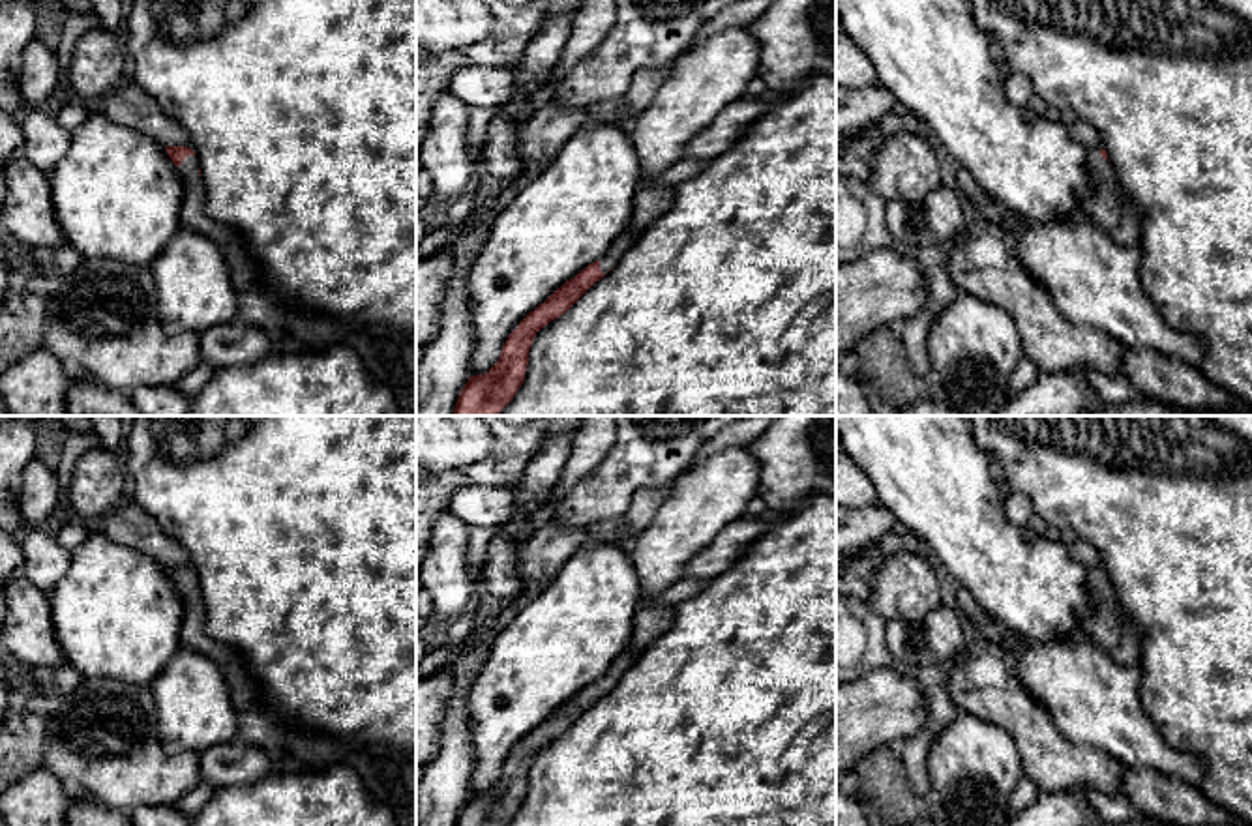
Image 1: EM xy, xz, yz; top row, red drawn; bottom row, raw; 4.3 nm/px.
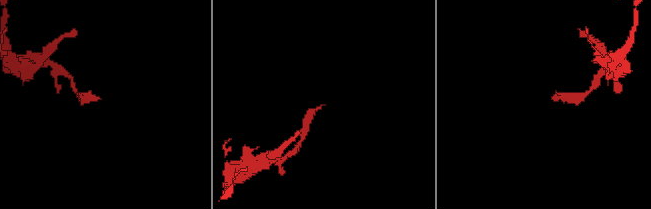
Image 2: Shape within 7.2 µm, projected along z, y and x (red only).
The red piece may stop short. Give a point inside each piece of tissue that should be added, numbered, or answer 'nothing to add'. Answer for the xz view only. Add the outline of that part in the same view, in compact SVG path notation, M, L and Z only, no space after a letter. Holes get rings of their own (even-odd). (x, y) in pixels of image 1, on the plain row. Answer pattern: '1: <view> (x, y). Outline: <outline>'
1: xz (628, 656). Outline: M626 648L617 661L607 669L607 672L600 678L600 687L607 693L611 687L619 684L624 672L635 663L635 659L643 654L645 648Z

